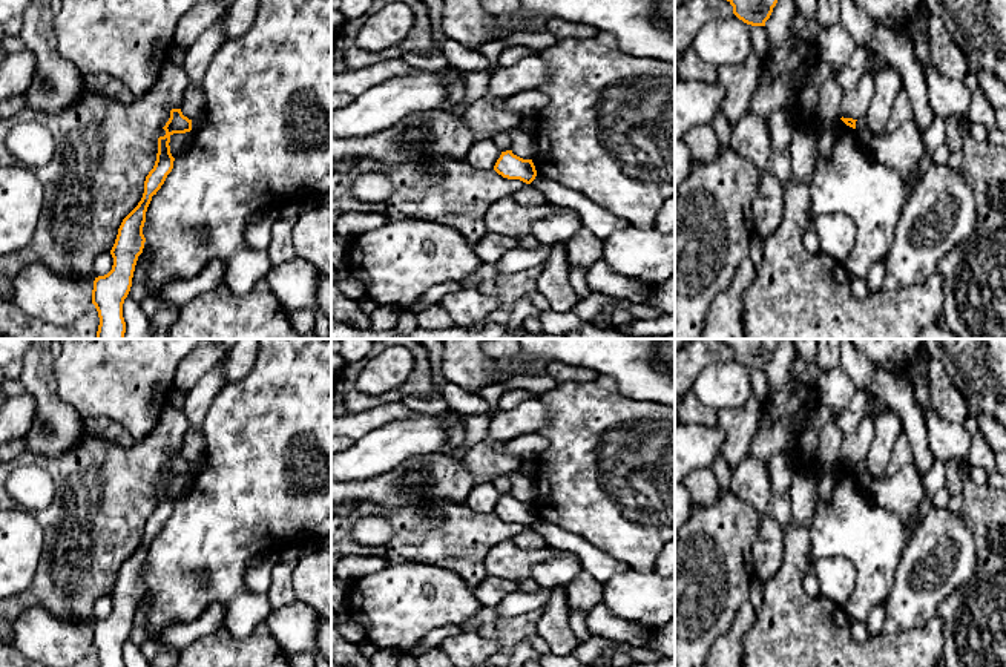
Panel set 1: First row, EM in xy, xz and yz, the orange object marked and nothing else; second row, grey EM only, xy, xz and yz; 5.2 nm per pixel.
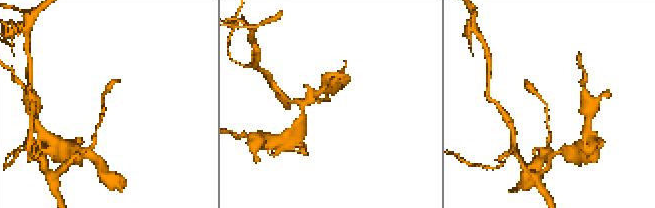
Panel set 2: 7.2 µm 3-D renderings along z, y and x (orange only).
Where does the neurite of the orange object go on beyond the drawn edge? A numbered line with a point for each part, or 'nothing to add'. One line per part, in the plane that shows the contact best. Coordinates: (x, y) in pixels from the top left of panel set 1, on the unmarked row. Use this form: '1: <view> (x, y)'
nothing to add

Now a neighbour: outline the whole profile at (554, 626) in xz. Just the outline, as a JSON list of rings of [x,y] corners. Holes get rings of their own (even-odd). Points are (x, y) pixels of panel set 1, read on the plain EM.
[[[554,587],[537,623],[538,636],[546,641],[554,655],[572,655],[583,646],[572,630],[569,613],[566,587]]]

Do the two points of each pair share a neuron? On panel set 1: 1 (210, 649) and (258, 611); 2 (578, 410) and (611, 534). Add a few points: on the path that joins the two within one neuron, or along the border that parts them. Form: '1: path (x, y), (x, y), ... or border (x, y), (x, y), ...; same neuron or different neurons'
1: border (263, 621), (241, 638), (233, 638), (223, 627); different neurons
2: path (583, 440), (583, 500), (586, 503); same neuron

